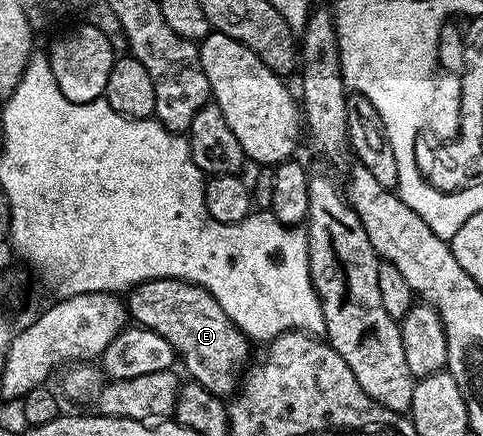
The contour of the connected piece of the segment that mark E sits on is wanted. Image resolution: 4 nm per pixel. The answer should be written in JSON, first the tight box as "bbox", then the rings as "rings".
{"bbox":[127,280,251,394],"rings":[[[145,280],[128,293],[127,312],[140,327],[155,330],[171,342],[176,359],[185,363],[196,383],[215,394],[232,393],[238,387],[250,363],[251,341],[208,290],[187,280]]]}

